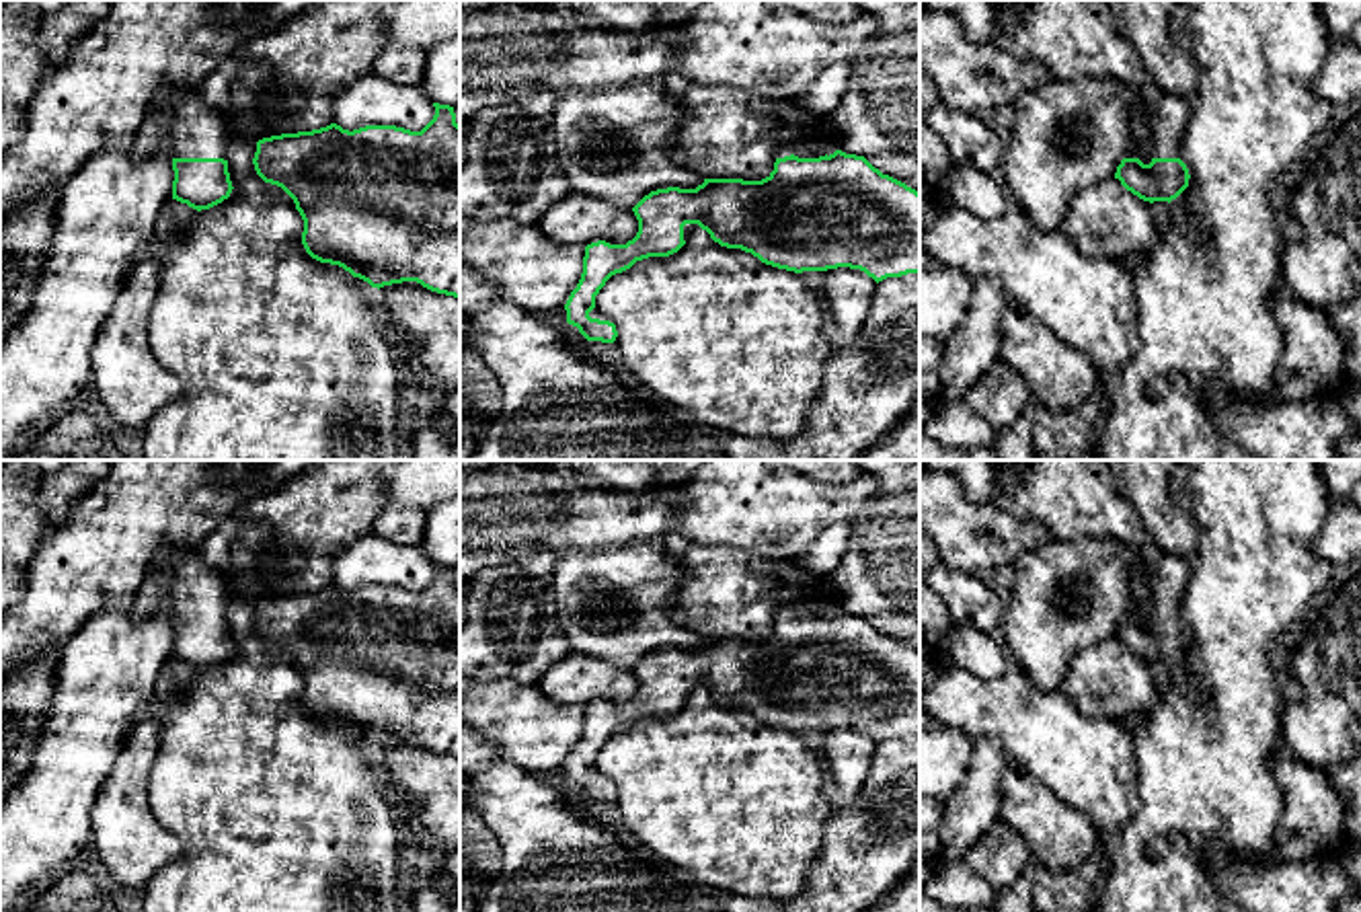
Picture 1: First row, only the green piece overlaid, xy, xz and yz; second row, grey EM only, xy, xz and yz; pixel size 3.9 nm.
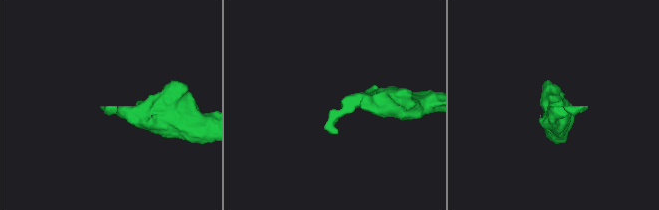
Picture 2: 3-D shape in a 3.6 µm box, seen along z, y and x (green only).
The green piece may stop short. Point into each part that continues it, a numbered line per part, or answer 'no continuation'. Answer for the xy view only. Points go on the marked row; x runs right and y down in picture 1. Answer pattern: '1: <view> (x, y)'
1: xy (189, 128)

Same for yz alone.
1: yz (1160, 130)

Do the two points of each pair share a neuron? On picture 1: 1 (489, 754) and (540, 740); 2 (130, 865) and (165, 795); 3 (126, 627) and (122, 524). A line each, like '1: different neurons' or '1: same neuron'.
1: different neurons
2: different neurons
3: different neurons

